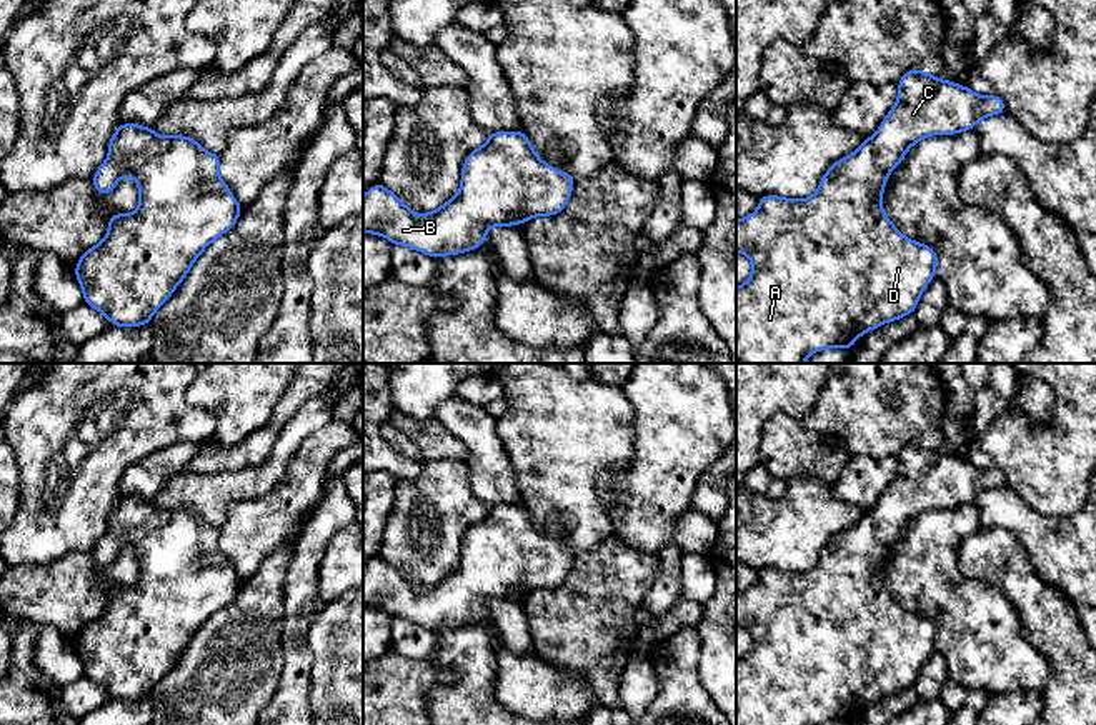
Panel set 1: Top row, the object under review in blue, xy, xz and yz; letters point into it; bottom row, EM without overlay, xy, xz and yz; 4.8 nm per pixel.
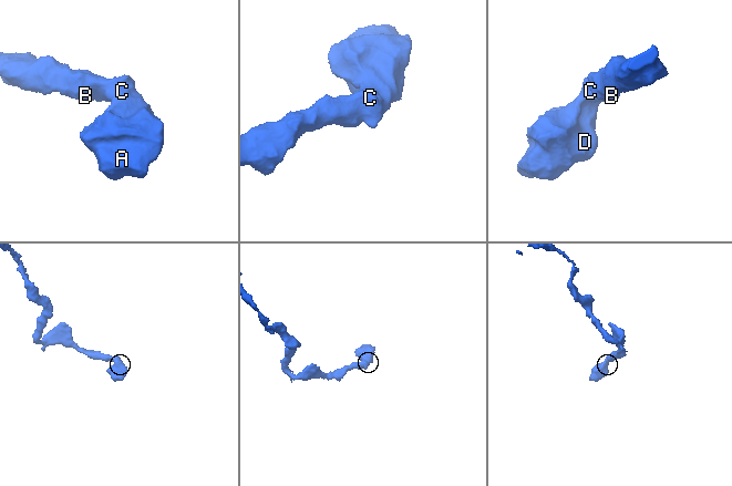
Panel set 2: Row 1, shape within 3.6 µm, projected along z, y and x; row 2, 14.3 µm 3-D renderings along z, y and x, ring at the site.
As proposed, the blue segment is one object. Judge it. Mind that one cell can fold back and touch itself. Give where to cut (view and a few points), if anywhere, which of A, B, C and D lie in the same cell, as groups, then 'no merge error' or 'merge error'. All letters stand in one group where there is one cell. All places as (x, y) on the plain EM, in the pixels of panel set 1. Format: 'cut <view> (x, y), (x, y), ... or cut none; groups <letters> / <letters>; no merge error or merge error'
cut none; groups A B C D; no merge error

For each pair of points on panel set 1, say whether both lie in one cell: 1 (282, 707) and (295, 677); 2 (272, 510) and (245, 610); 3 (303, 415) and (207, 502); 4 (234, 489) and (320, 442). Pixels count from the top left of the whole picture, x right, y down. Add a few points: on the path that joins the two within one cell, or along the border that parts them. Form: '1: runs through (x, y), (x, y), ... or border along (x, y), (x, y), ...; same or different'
1: runs through (288, 700), (295, 684); same
2: border along (283, 545), (277, 547), (242, 582); different
3: runs through (287, 444), (280, 457), (257, 480), (235, 485); same
4: border along (317, 430), (300, 444), (283, 477), (269, 492); different

